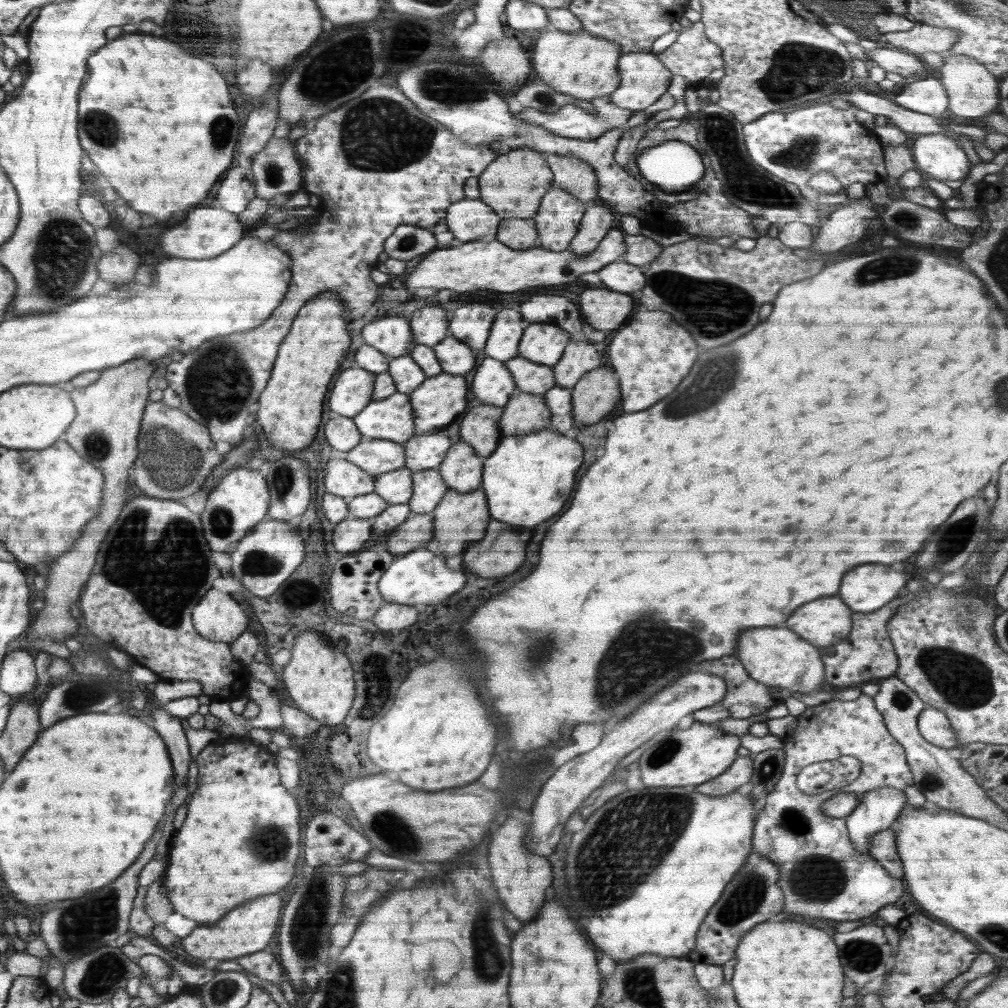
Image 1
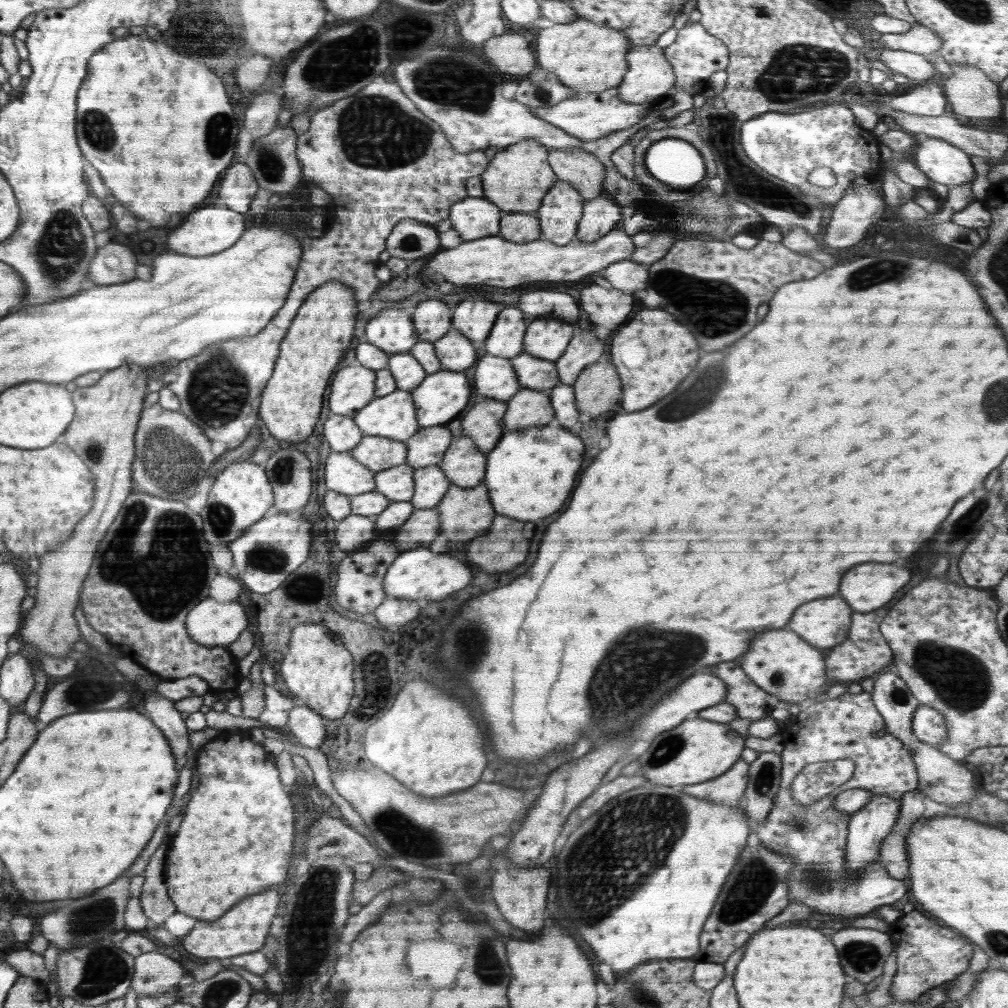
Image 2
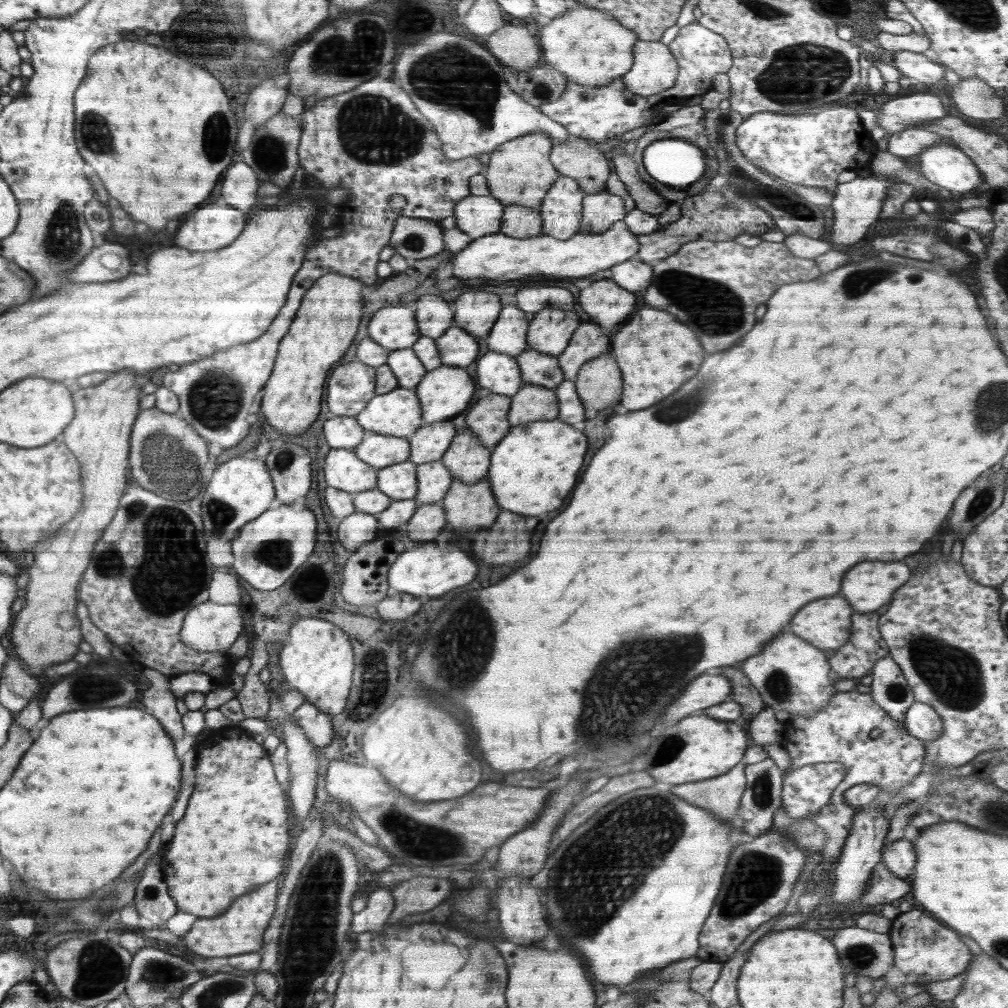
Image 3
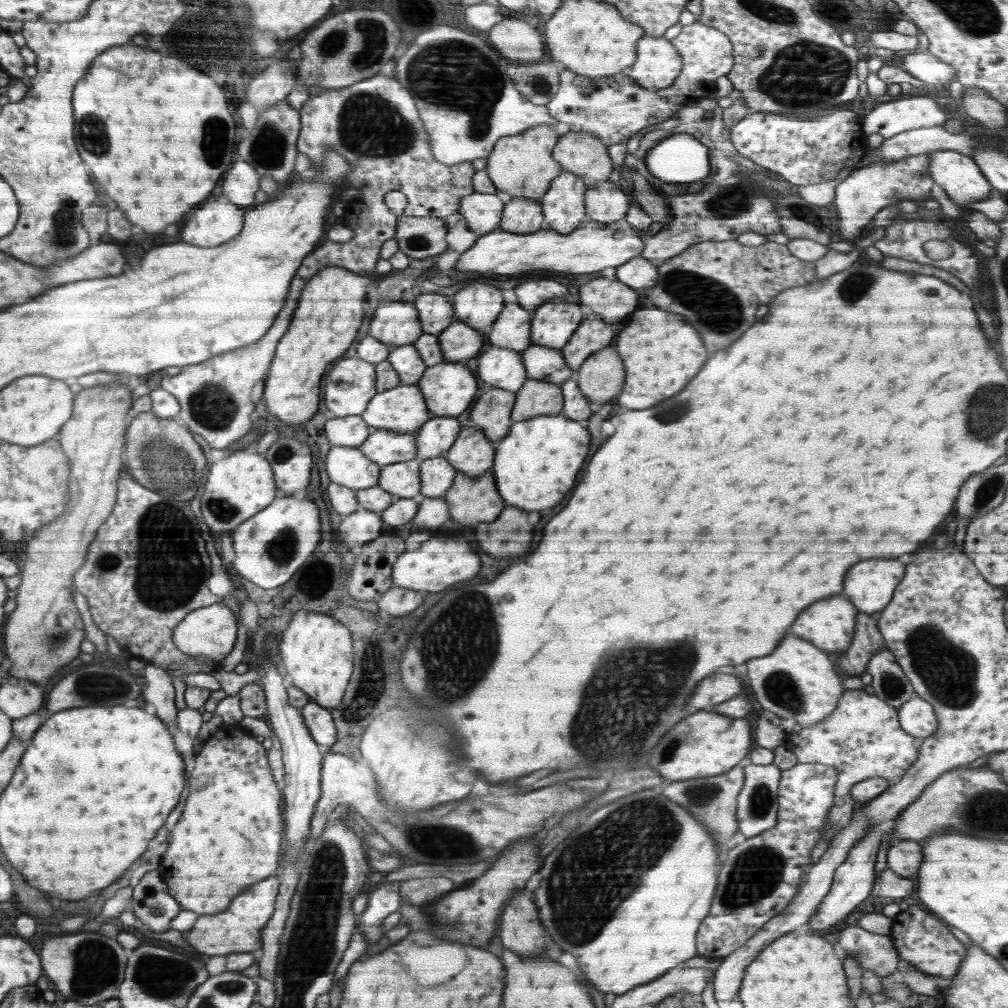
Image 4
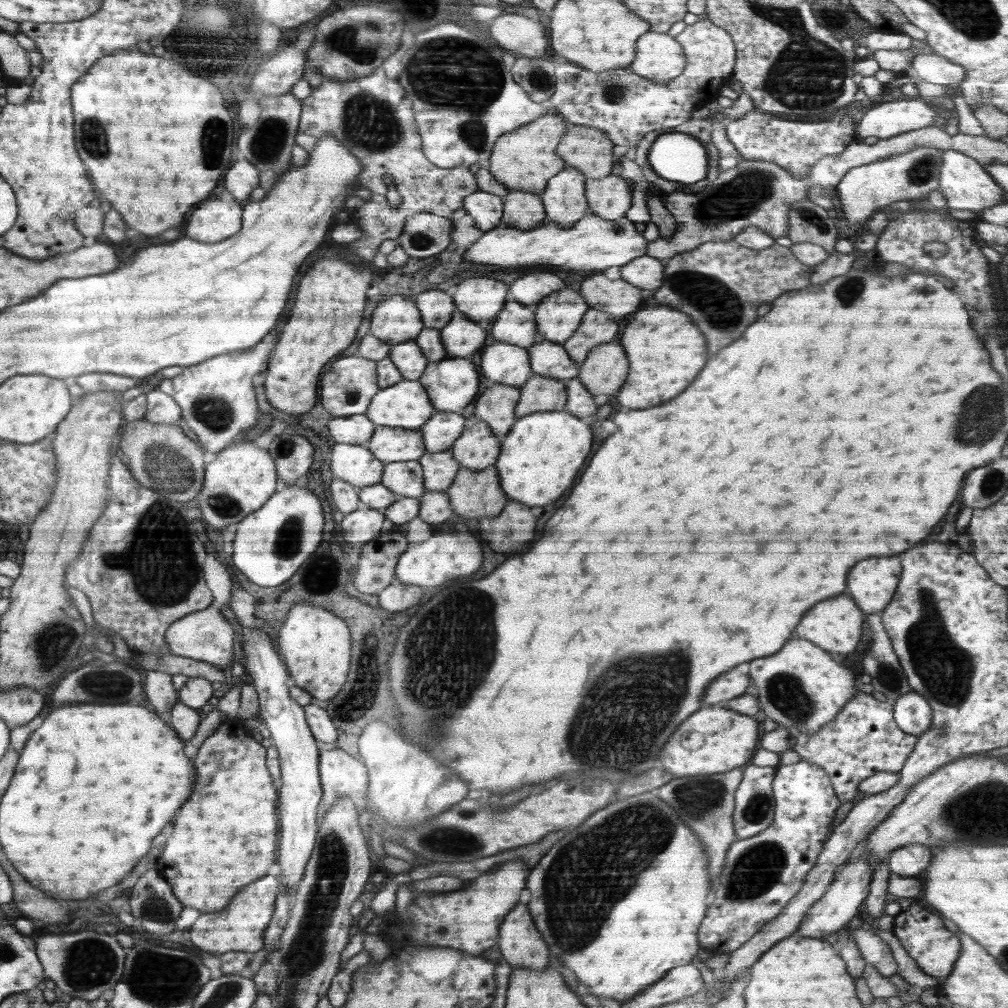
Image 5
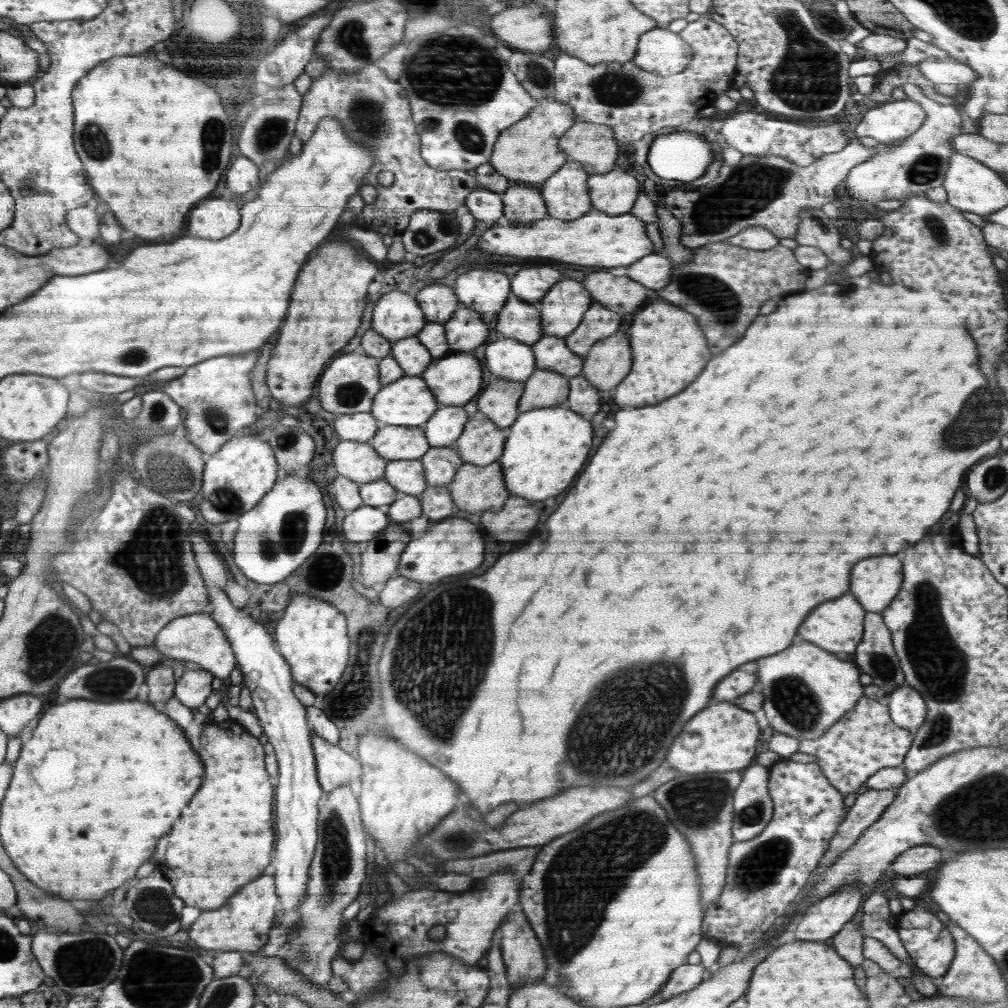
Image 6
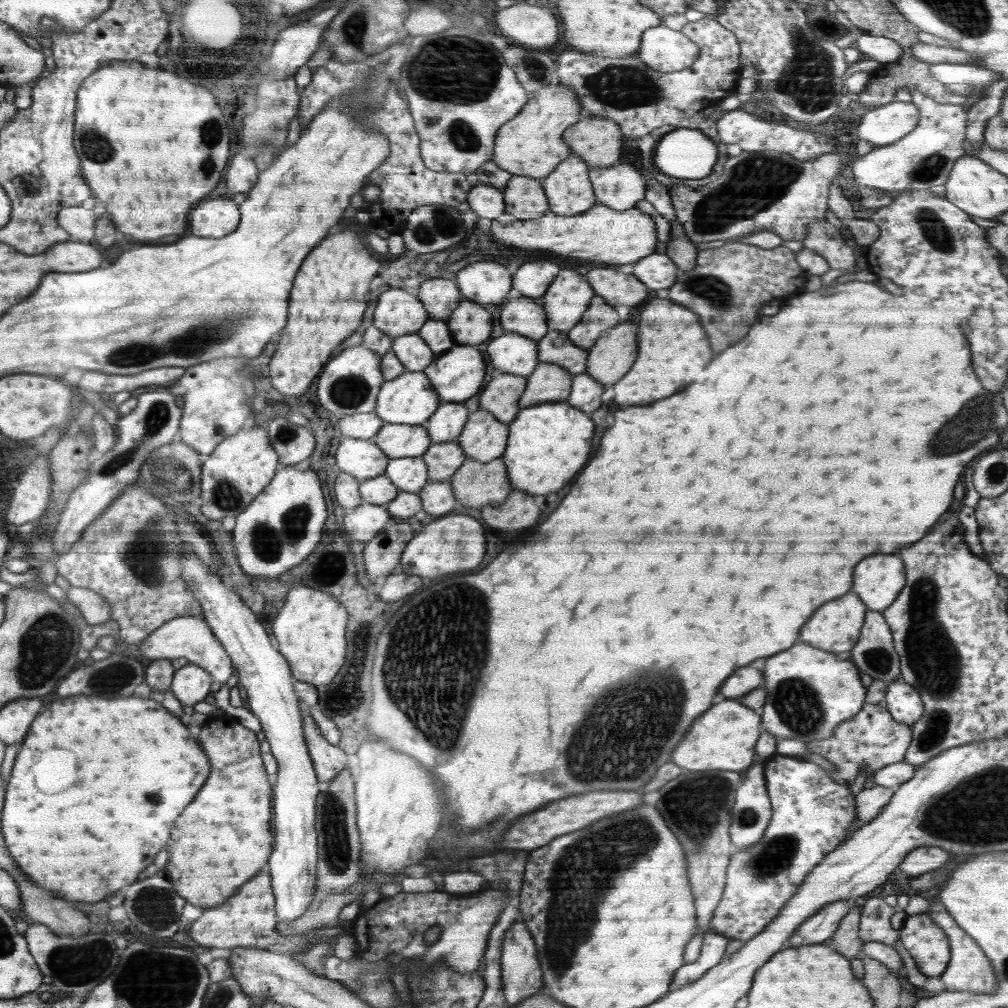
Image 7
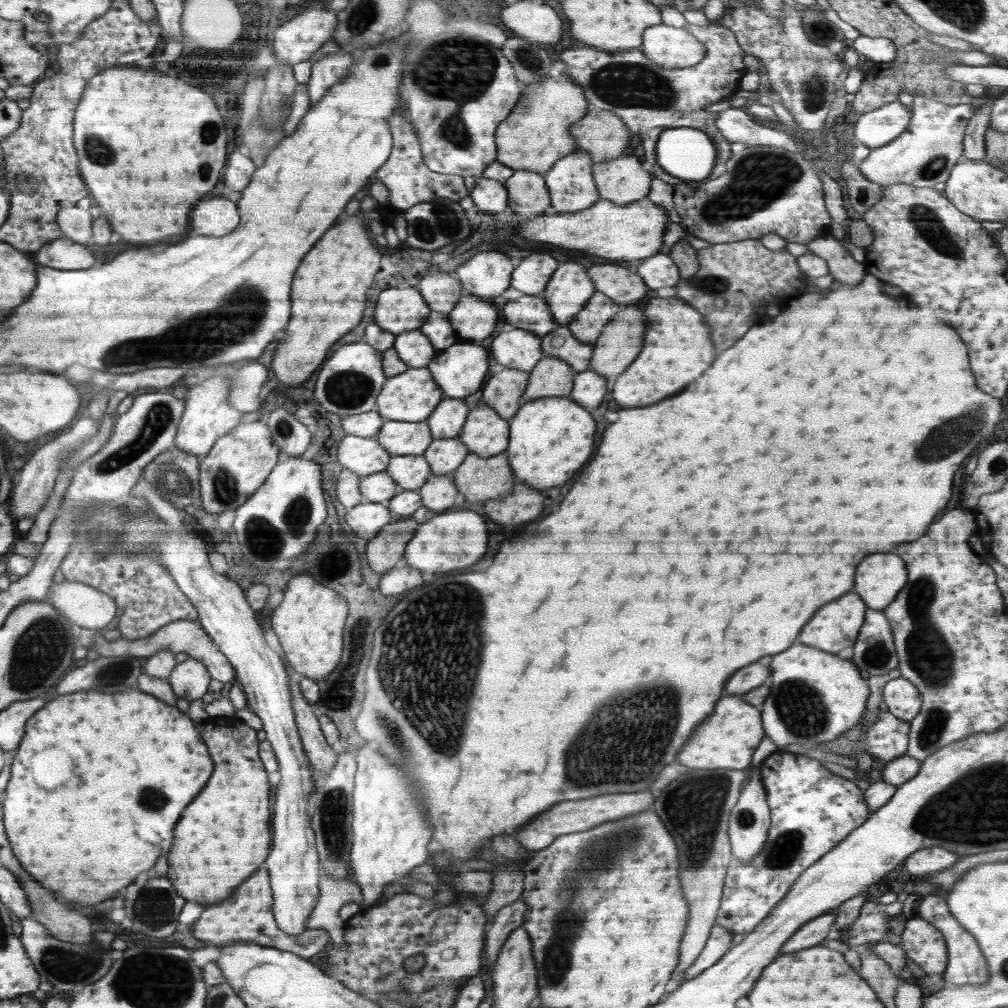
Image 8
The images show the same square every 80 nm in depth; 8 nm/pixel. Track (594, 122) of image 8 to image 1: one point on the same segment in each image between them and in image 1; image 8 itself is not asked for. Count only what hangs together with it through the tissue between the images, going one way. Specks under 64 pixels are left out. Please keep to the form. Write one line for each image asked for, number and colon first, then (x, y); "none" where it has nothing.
1: (571, 174)
2: (583, 171)
3: (577, 158)
4: (583, 154)
5: (589, 150)
6: (594, 146)
7: (599, 142)

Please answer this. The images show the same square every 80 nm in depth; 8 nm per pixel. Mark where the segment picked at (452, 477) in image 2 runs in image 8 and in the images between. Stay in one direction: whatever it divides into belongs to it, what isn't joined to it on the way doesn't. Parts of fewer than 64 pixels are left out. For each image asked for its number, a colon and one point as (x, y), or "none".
3: (466, 459)
4: (472, 453)
5: (476, 448)
6: (481, 443)
7: (483, 438)
8: (485, 433)

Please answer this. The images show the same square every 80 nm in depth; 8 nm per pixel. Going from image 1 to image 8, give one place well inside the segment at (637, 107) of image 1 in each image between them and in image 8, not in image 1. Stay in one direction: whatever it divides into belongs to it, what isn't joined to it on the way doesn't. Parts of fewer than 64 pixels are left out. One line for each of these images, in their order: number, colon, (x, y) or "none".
2: (649, 75)
3: (654, 69)
4: (658, 63)
5: (659, 57)
6: (661, 51)
7: (661, 48)
8: (669, 47)

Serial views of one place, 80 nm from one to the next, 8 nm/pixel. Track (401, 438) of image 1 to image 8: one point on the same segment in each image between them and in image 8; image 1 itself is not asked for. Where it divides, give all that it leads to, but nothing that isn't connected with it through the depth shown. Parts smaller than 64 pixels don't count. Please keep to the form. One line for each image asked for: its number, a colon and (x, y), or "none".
2: (393, 415)
3: (397, 413)
4: (401, 409)
5: (406, 404)
6: (407, 401)
7: (409, 399)
8: (411, 396)

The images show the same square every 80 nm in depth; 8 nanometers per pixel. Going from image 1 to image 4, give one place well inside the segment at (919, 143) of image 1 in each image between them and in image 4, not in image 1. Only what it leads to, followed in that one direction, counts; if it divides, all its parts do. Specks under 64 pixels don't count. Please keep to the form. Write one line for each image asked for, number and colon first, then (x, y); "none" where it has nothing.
2: (943, 163)
3: (947, 167)
4: (961, 178)

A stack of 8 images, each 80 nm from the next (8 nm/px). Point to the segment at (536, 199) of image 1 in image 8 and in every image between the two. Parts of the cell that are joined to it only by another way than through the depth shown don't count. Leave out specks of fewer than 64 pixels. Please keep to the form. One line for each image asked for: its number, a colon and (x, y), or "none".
2: (517, 179)
3: (519, 172)
4: (521, 165)
5: (524, 160)
6: (528, 152)
7: (531, 144)
8: (536, 135)

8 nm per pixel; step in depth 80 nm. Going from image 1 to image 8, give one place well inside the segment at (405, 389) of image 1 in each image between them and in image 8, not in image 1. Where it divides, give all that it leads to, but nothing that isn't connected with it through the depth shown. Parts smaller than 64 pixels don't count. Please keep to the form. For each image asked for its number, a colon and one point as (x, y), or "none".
2: (408, 373)
3: (406, 366)
4: (405, 359)
5: (407, 357)
6: (413, 357)
7: (412, 350)
8: (413, 348)

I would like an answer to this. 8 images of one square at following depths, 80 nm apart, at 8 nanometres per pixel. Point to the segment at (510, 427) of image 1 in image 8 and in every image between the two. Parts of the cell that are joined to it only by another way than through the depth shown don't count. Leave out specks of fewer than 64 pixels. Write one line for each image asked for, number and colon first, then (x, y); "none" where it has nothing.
2: (527, 408)
3: (532, 402)
4: (535, 398)
5: (539, 393)
6: (543, 388)
7: (548, 382)
8: (553, 377)

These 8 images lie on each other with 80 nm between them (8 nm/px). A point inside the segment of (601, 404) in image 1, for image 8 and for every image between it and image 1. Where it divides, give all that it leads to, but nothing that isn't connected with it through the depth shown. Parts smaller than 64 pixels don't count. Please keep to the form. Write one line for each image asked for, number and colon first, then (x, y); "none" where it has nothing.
2: (597, 388)
3: (599, 383)
4: (600, 377)
5: (602, 373)
6: (608, 361)
7: (614, 352)
8: (621, 340)

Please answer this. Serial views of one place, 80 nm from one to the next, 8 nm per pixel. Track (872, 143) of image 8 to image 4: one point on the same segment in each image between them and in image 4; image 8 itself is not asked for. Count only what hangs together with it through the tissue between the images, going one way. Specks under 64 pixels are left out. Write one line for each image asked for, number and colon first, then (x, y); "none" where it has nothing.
4: (918, 112)
5: (903, 115)
6: (887, 122)
7: (885, 124)

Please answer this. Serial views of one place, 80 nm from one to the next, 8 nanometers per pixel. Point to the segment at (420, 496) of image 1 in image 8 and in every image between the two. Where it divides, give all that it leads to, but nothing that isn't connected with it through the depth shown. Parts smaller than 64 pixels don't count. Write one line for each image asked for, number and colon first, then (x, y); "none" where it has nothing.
2: (431, 484)
3: (433, 479)
4: (436, 474)
5: (439, 468)
6: (440, 464)
7: (442, 459)
8: (444, 455)

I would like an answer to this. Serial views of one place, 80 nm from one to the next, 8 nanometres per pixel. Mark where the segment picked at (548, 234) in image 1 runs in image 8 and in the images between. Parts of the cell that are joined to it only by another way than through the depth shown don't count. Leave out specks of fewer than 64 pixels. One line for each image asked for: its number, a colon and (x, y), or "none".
2: (560, 212)
3: (561, 211)
4: (563, 204)
5: (564, 199)
6: (566, 195)
7: (568, 190)
8: (570, 182)

